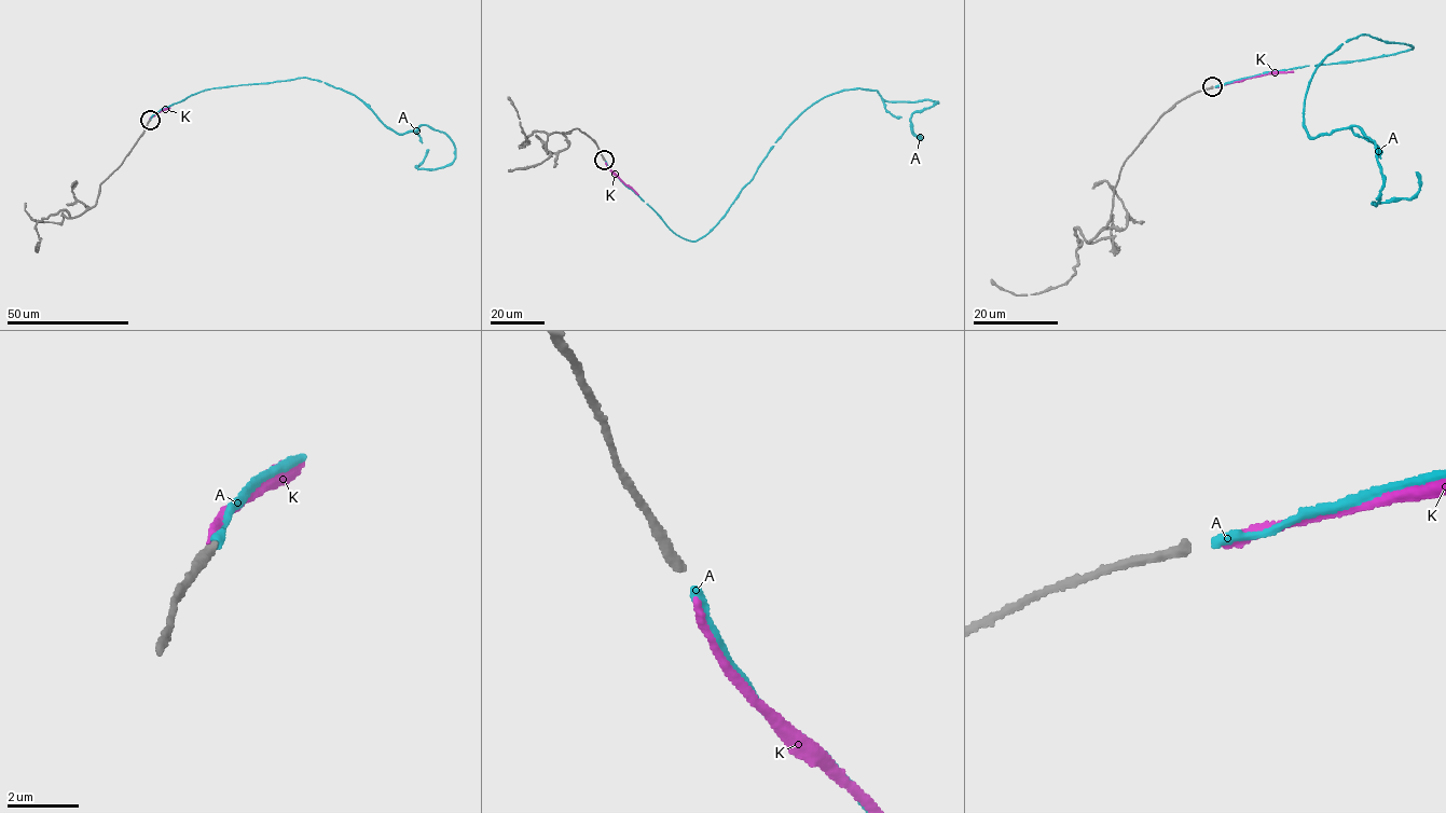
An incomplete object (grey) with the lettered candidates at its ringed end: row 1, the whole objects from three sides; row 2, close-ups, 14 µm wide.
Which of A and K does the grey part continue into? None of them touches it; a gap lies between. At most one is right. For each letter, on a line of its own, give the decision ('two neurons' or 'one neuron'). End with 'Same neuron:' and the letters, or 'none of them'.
A: one neuron
K: two neurons
Same neuron: A

